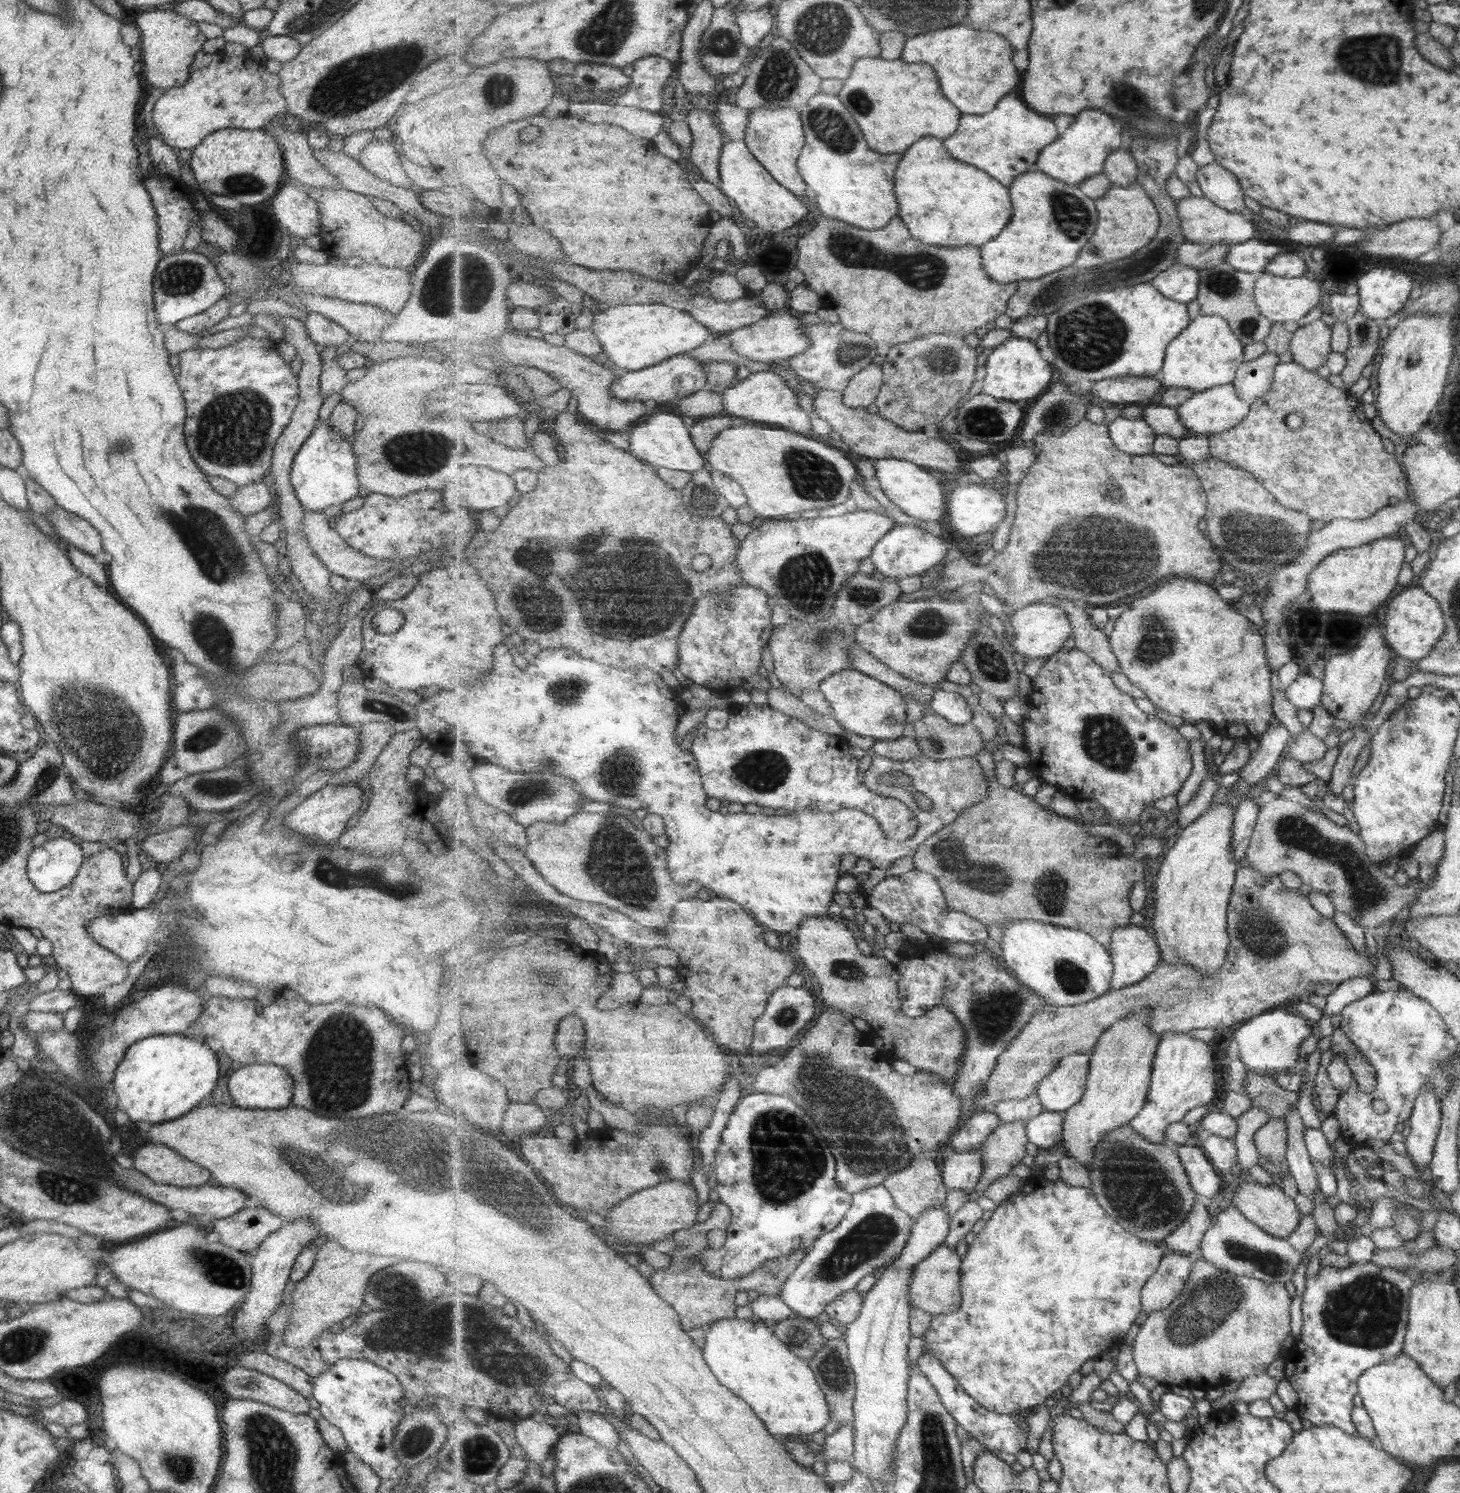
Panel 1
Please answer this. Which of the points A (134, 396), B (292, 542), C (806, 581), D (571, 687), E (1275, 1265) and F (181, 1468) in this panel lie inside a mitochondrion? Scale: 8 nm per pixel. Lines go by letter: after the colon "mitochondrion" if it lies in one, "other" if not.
A: other
B: other
C: mitochondrion
D: mitochondrion
E: mitochondrion
F: mitochondrion

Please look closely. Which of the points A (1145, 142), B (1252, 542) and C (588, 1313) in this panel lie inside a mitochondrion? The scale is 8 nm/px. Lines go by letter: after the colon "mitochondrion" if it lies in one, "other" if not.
A: mitochondrion
B: mitochondrion
C: other

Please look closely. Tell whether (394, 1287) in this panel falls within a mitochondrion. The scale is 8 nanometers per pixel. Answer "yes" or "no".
yes

